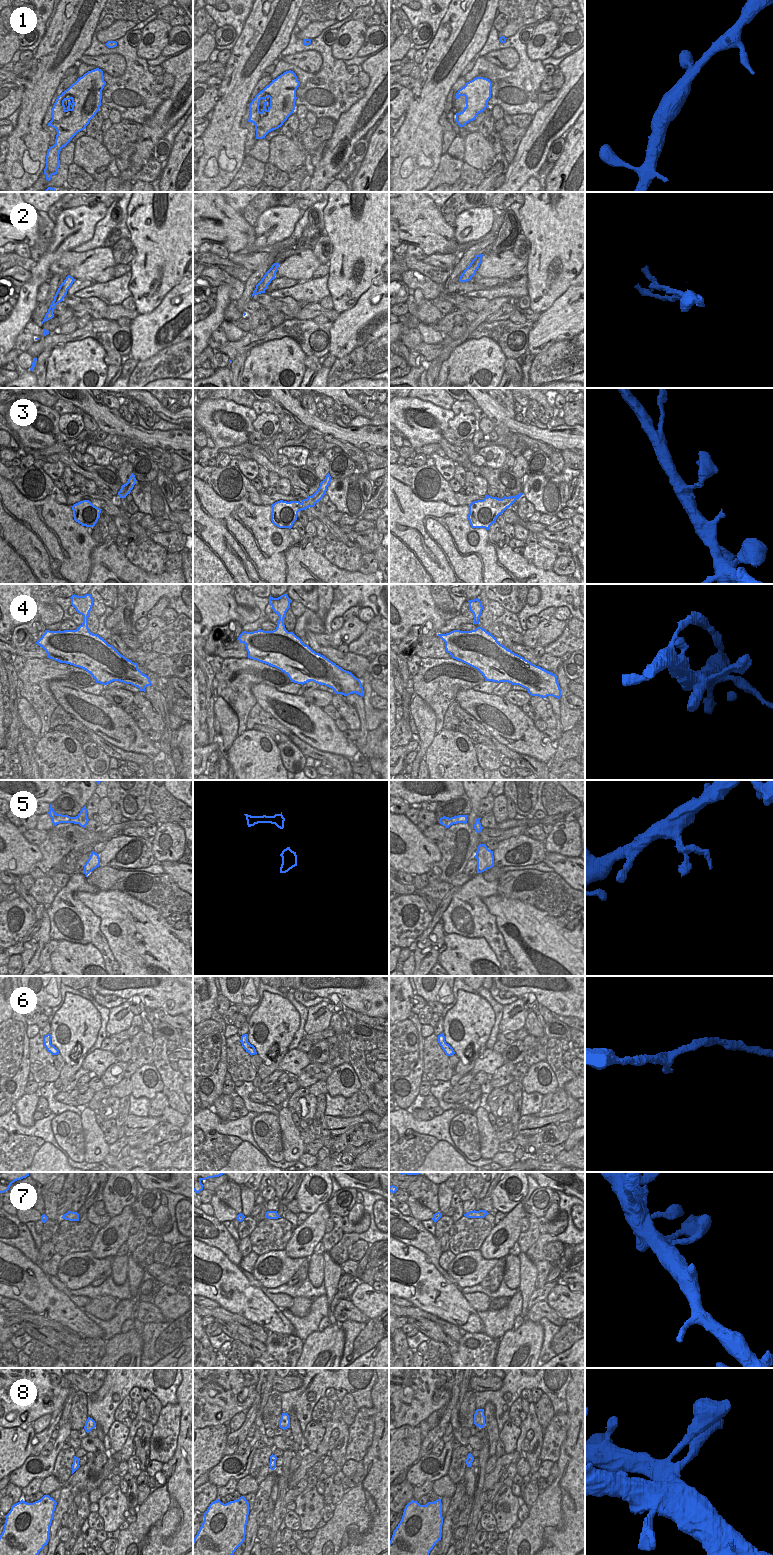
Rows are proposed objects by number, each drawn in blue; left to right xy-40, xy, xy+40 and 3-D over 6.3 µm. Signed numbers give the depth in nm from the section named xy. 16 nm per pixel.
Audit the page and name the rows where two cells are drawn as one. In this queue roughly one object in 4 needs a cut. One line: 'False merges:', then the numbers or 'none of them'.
False merges: 2, 5

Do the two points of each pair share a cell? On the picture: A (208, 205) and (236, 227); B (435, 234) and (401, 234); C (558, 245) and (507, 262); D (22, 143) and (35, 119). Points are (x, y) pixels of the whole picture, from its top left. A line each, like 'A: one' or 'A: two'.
A: one
B: one
C: two
D: one

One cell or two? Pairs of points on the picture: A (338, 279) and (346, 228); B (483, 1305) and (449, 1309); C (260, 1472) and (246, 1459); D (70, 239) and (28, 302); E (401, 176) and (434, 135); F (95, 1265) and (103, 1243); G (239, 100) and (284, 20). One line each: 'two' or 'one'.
A: one
B: two
C: two
D: one
E: one
F: two
G: one

